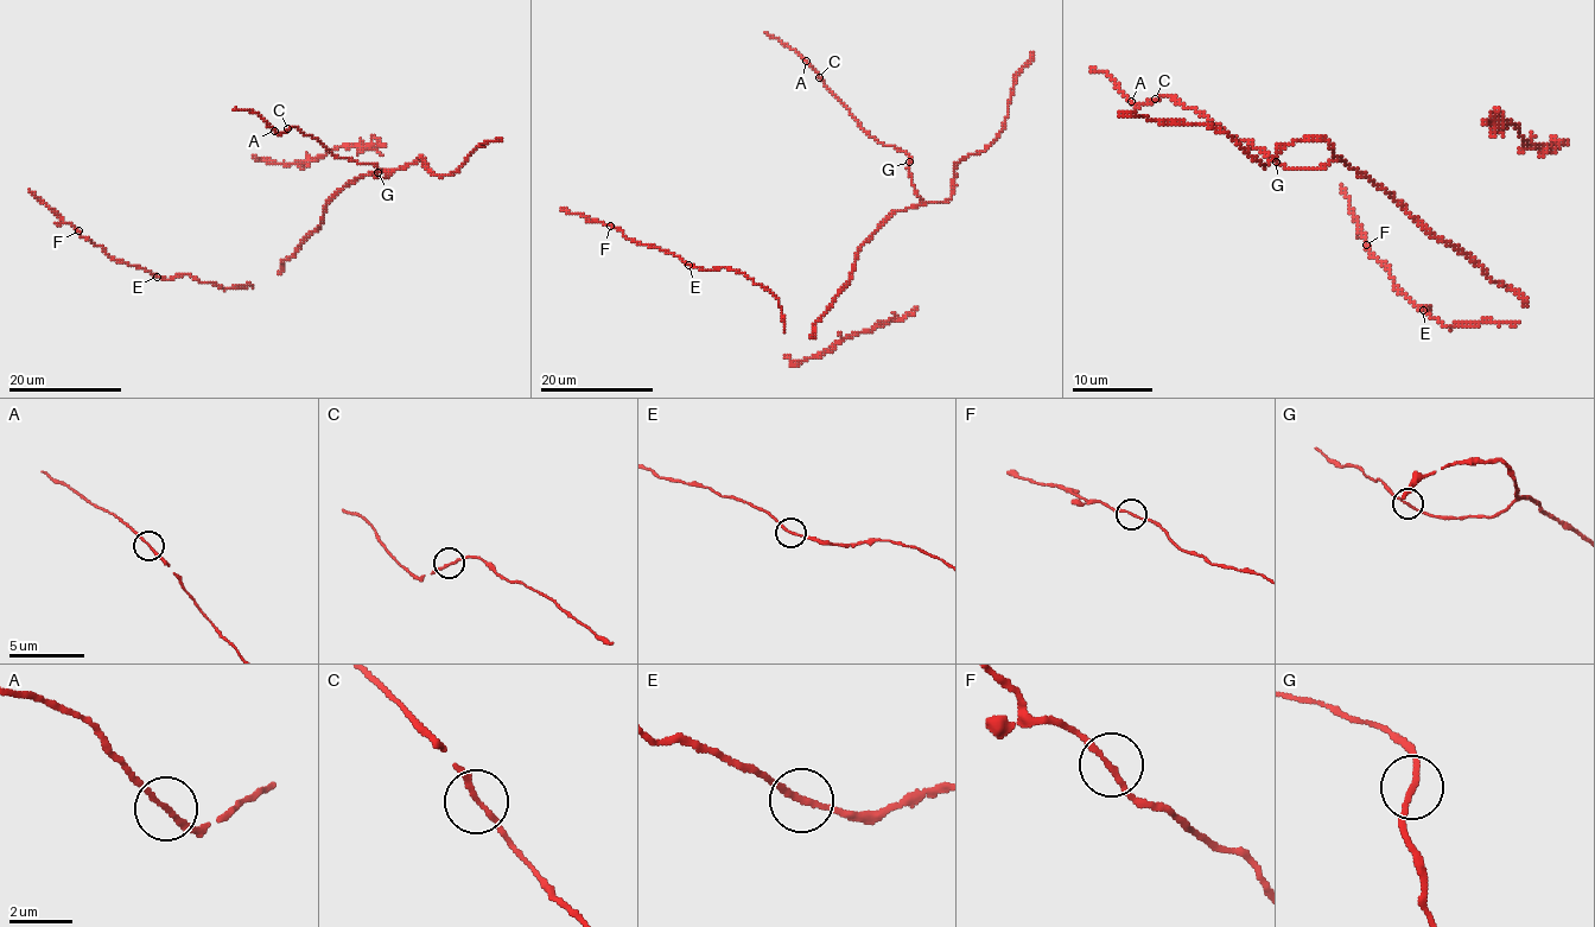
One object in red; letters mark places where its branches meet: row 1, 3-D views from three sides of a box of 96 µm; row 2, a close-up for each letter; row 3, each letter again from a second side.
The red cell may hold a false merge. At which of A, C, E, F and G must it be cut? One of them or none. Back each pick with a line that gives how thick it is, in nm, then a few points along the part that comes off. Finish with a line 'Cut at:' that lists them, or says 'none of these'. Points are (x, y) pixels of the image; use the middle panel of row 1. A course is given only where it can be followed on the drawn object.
Cut at: none of these

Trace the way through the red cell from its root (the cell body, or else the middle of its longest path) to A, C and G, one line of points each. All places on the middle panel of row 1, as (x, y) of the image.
A: (842, 290), (865, 241), (894, 213), (923, 199), (913, 184), (909, 156), (877, 143), (806, 59)
C: (842, 290), (865, 241), (894, 213), (923, 199), (913, 184), (909, 156), (877, 143), (819, 77)
G: (842, 290), (853, 271), (856, 253), (865, 241), (894, 213), (923, 202), (913, 184), (909, 162)

